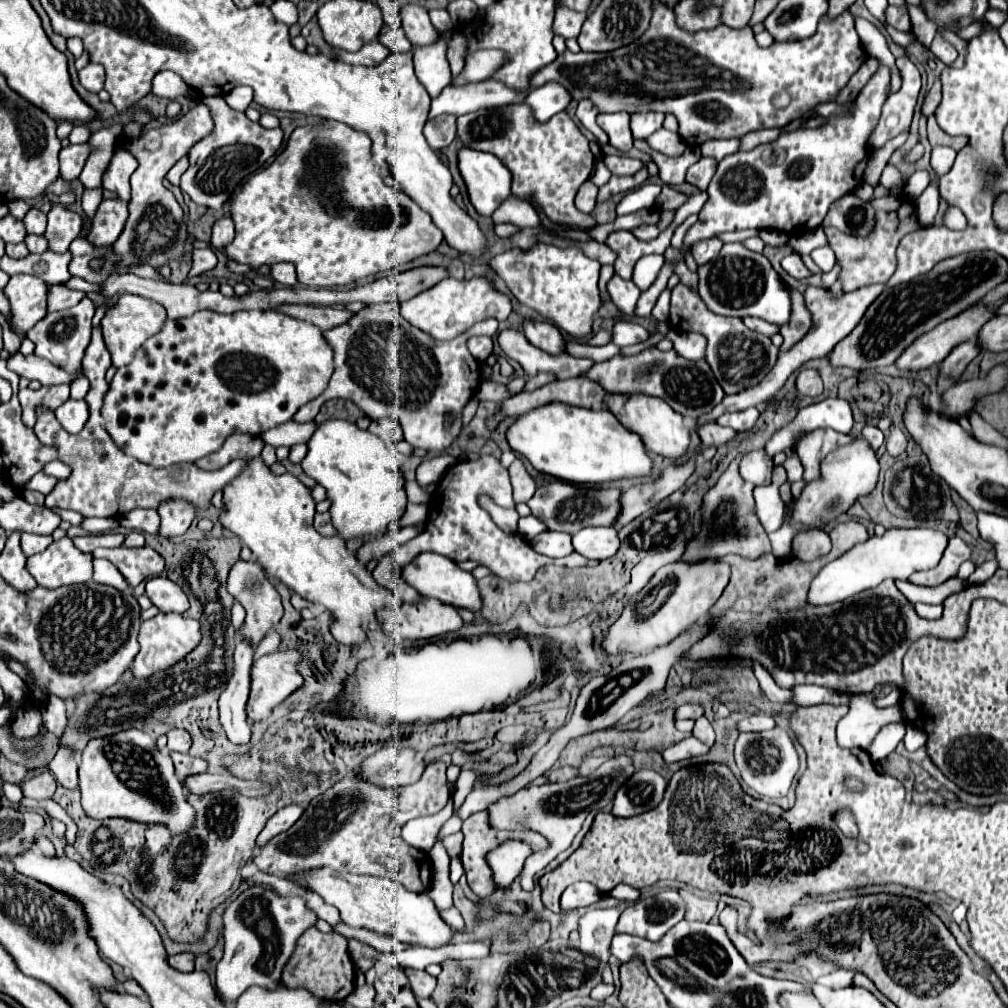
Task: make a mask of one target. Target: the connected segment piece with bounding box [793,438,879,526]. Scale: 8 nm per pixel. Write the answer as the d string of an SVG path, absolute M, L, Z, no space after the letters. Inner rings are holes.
M857 438L853 444L847 444L843 448L837 448L835 452L831 452L823 464L821 464L821 480L817 482L809 482L799 500L795 500L795 512L793 512L793 520L795 522L803 522L803 524L829 524L831 520L835 520L839 514L847 512L849 506L859 498L869 494L875 484L877 484L877 476L879 476L879 462L875 452L869 448L869 444L861 438Z

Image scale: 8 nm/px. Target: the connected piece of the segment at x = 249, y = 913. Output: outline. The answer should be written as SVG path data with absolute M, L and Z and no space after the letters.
M249 886L227 902L223 912L225 954L215 970L217 994L221 1000L235 1002L251 986L275 990L281 980L283 964L295 948L295 940L303 930L313 926L315 920L315 912L305 906L303 898L281 898L265 886Z

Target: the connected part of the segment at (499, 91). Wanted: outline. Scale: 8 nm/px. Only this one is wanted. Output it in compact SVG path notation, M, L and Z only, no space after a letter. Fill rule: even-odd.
M477 82L467 86L445 86L443 92L431 100L429 120L439 114L469 114L481 108L497 108L507 106L511 102L523 102L525 96L515 96L515 92L507 92L499 82Z

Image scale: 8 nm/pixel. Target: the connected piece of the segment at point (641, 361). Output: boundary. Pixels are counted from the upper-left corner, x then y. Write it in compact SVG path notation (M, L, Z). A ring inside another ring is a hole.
M651 346L633 356L613 356L607 362L593 364L587 372L587 378L603 384L603 388L611 394L657 396L685 418L699 418L709 414L725 396L707 360L687 360L681 358L675 350L661 352L657 346Z

